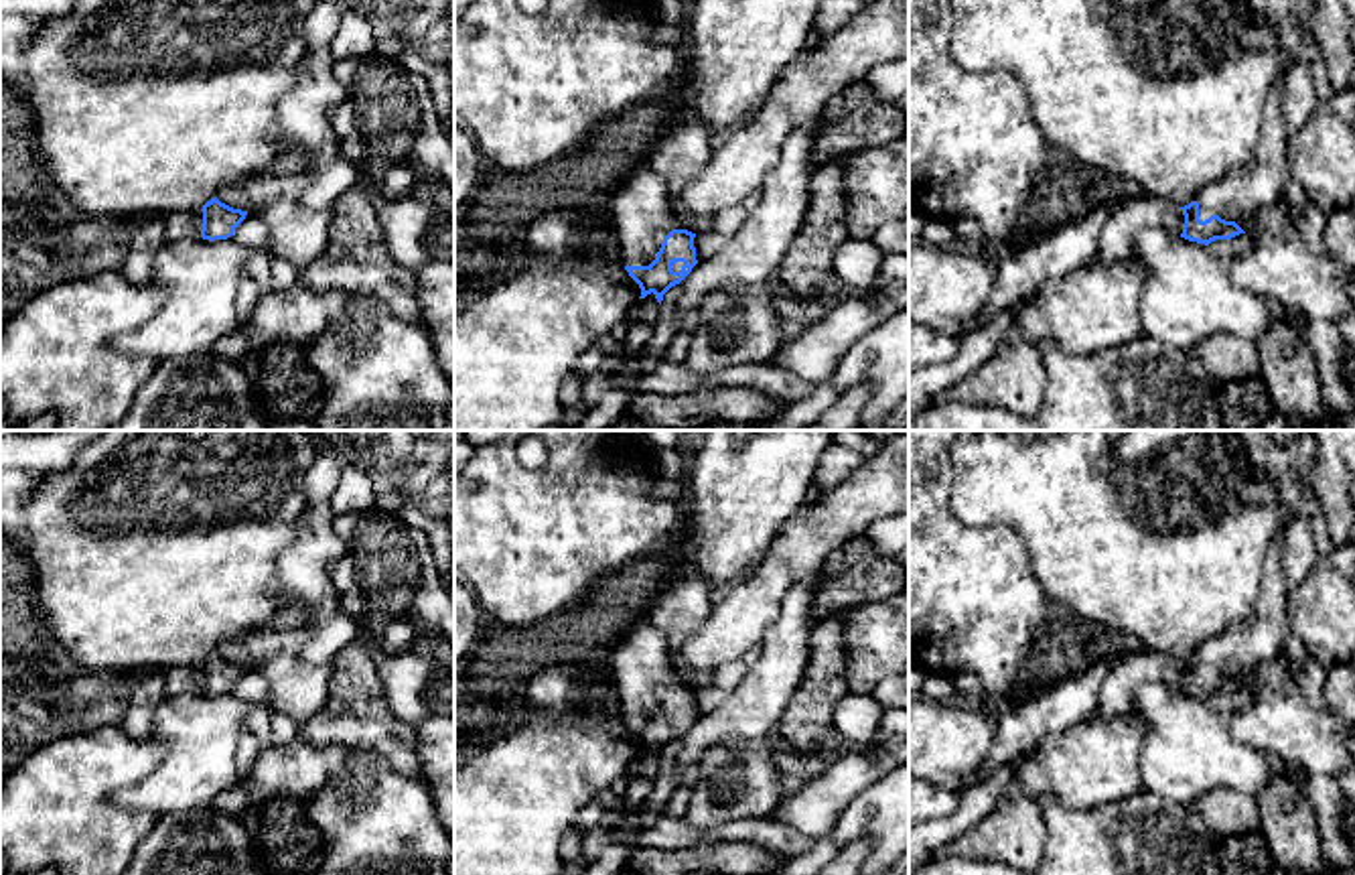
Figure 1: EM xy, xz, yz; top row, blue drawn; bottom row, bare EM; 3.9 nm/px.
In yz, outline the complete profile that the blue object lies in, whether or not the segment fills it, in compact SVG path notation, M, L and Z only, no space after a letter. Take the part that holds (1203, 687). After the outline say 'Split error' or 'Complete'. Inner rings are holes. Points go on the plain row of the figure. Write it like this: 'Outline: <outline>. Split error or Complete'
Outline: M1288 514L1274 536L1266 558L1262 593L1247 619L1203 642L1185 662L1148 648L1124 656L1101 684L1097 704L1089 715L1134 717L1136 688L1146 682L1164 682L1174 690L1205 700L1215 694L1231 694L1247 686L1256 666L1276 660L1290 635L1286 615L1290 585L1282 566L1282 542L1294 520Z. Split error

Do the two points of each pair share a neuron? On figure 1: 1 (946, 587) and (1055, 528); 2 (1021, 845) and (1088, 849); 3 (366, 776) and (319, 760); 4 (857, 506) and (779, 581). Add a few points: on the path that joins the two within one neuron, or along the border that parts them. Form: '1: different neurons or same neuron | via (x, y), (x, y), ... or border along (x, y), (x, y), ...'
1: different neurons | border along (984, 524), (1007, 524), (1021, 536), (1045, 589)
2: different neurons | border along (1035, 800), (1043, 821), (1043, 853)
3: different neurons | border along (351, 750), (343, 764), (307, 798)
4: same neuron | via (836, 520), (796, 561)

